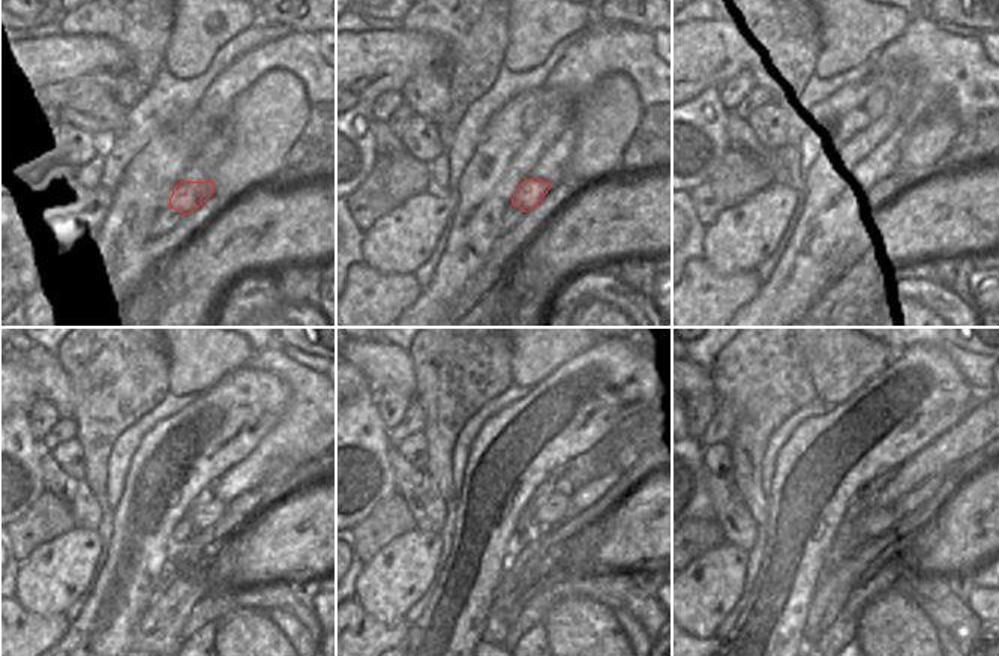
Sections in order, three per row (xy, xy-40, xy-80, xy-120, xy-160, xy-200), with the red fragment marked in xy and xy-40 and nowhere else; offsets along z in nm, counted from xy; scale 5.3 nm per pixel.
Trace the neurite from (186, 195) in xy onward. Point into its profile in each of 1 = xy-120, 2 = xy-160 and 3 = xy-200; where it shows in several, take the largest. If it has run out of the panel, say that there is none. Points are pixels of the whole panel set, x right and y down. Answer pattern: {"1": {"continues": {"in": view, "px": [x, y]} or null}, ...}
{"1": {"continues": {"in": "xy-120", "px": [197, 527]}}, "2": {"continues": {"in": "xy-160", "px": [536, 529]}}, "3": {"continues": {"in": "xy-200", "px": [876, 523]}}}

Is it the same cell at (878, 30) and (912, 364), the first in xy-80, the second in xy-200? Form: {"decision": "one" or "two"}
{"decision": "two"}

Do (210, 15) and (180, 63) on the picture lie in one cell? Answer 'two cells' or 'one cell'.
one cell

